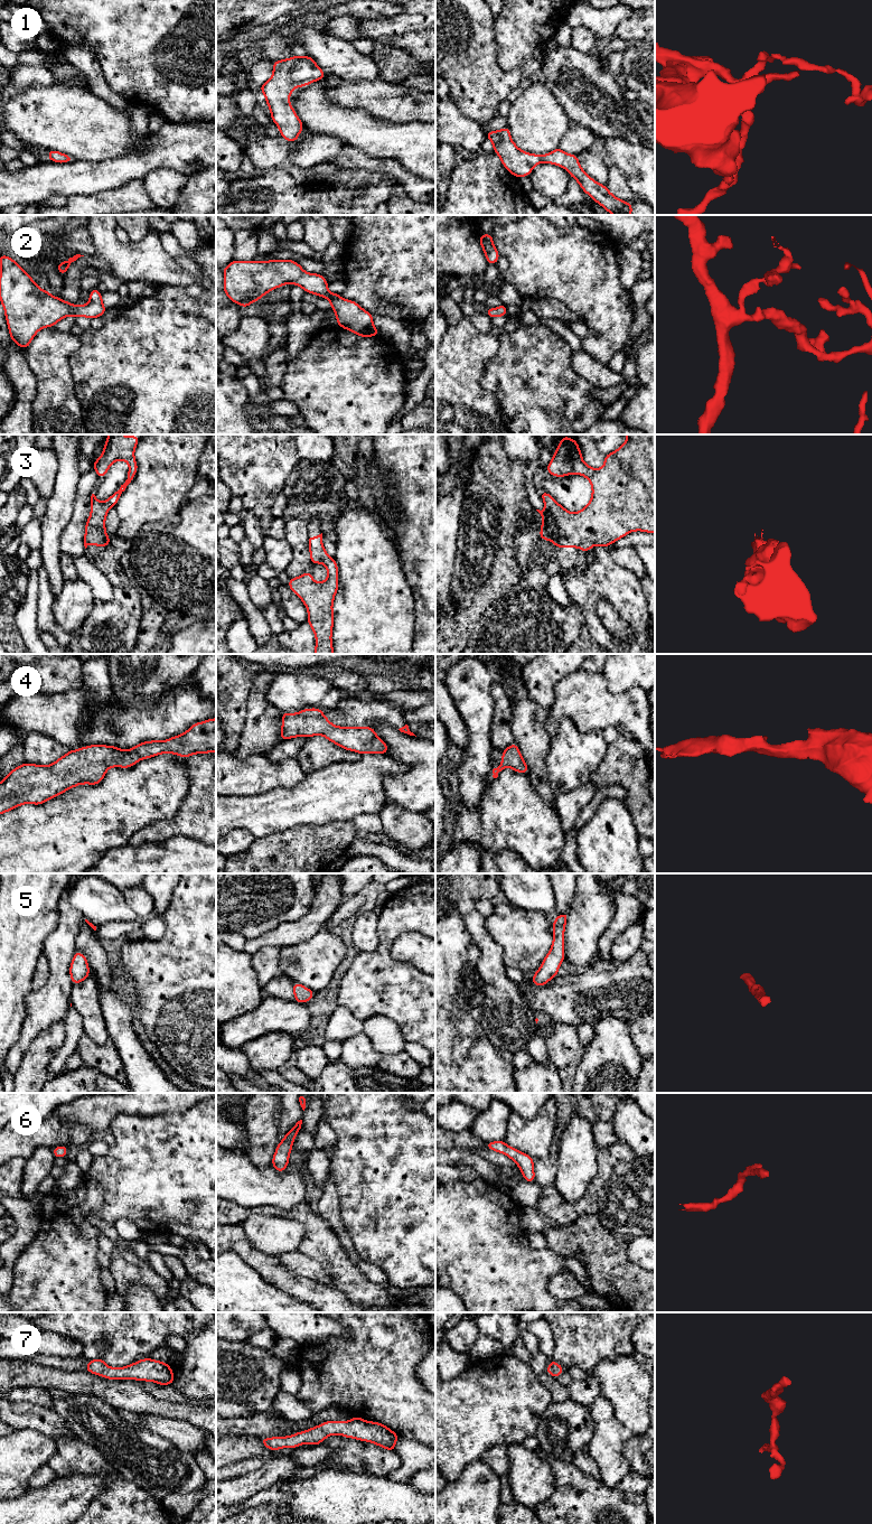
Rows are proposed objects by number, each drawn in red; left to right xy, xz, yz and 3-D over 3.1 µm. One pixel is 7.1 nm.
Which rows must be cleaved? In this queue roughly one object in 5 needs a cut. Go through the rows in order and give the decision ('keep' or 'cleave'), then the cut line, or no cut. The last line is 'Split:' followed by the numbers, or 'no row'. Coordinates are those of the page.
1: keep | no cut
2: keep | no cut
3: keep | no cut
4: keep | no cut
5: keep | no cut
6: keep | no cut
7: keep | no cut
Split: no row

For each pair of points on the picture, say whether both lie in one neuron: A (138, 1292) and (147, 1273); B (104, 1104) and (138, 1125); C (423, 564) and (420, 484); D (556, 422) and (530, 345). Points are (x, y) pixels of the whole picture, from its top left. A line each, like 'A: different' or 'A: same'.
A: different
B: different
C: same
D: same

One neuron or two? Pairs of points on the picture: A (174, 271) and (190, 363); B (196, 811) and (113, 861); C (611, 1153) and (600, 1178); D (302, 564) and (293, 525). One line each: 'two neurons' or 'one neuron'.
A: two neurons
B: two neurons
C: one neuron
D: one neuron

